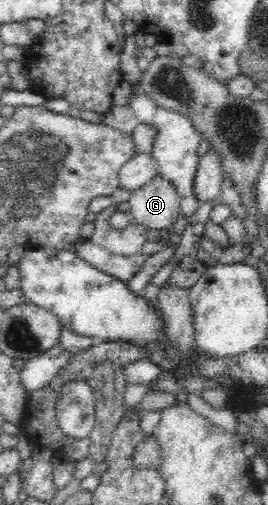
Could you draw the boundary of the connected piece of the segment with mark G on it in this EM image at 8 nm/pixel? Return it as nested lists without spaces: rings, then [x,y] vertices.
[[[161,176],[135,190],[129,198],[130,215],[147,230],[163,230],[181,214],[175,186]]]

